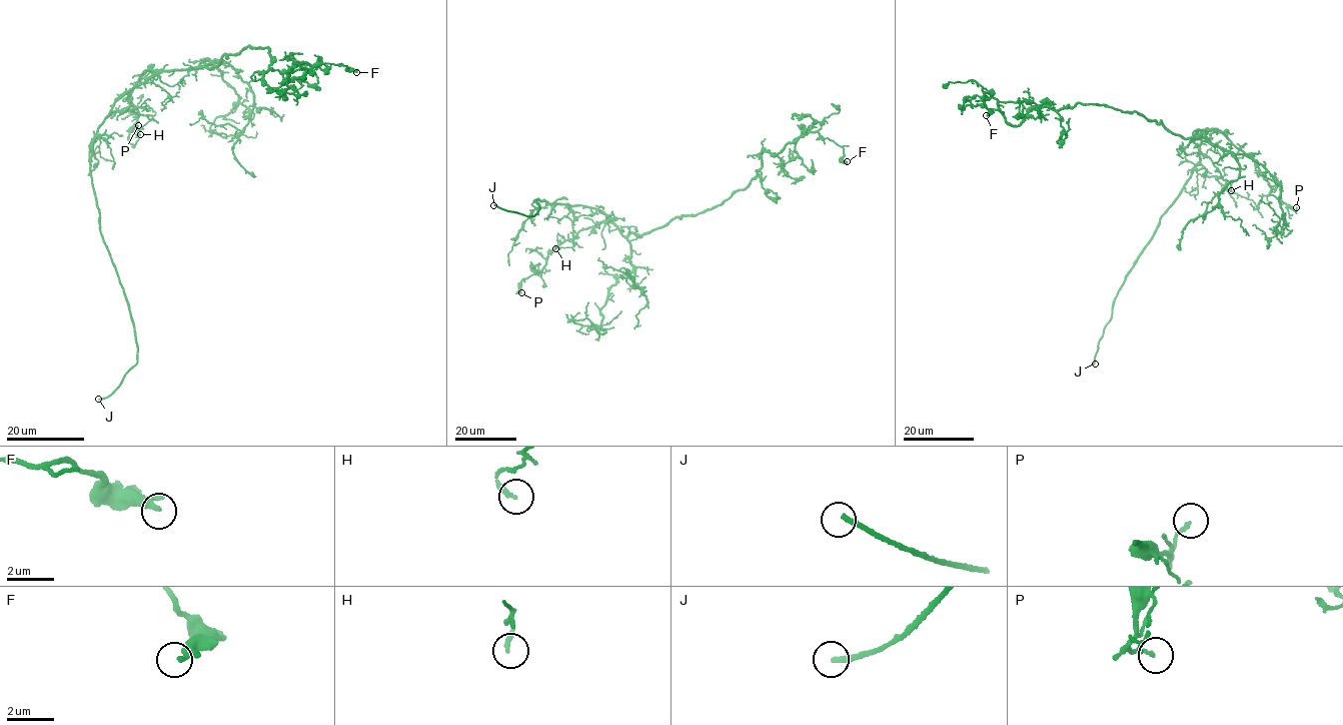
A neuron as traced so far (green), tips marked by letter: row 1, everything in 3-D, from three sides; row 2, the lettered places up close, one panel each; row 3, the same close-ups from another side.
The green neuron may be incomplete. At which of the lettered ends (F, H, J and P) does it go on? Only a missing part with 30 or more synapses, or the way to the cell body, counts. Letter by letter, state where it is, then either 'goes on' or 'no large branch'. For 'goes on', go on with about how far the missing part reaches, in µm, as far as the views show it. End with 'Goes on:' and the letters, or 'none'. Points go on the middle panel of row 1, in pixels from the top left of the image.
F: place (847, 161); no large branch
H: place (555, 248); no large branch
J: place (493, 205); goes on; missing 50 µm
P: place (521, 292); no large branch
Goes on: J

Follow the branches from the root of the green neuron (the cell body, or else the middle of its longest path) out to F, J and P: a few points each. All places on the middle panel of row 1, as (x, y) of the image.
F: (622, 234), (645, 234), (716, 207), (749, 184), (764, 151), (775, 155), (803, 131), (836, 142), (847, 161)
J: (622, 234), (606, 214), (579, 205), (548, 204), (537, 198), (533, 201), (539, 208), (529, 216), (493, 205)
P: (622, 234), (613, 223), (604, 221), (582, 228), (548, 253), (543, 268), (521, 280), (518, 290), (521, 292)

